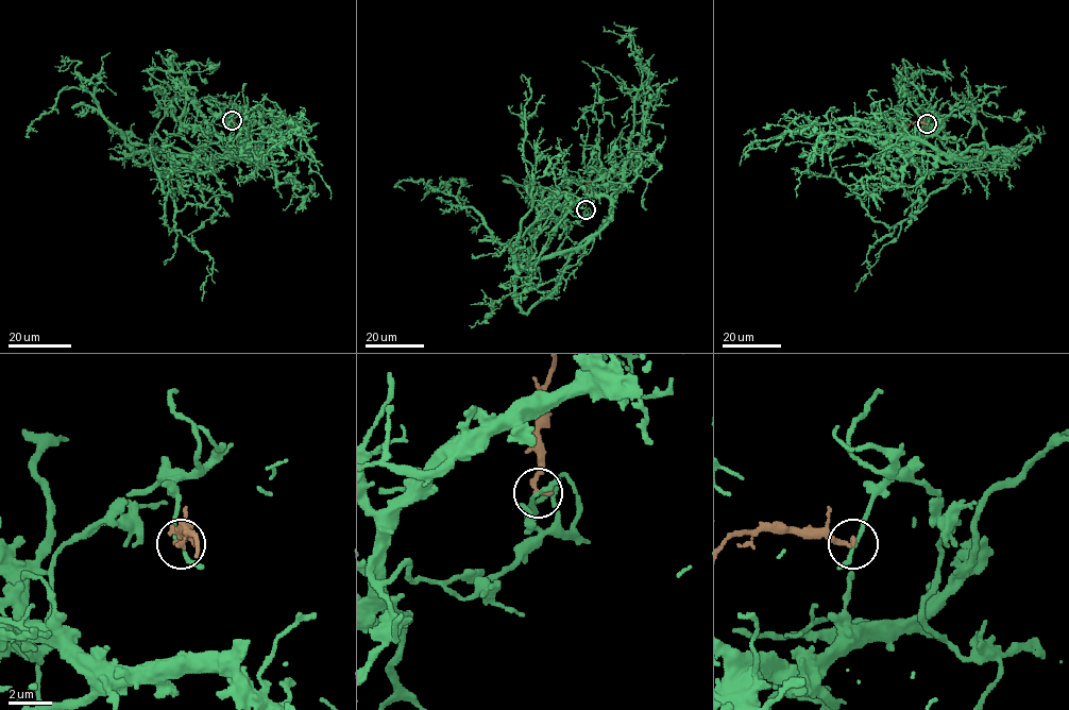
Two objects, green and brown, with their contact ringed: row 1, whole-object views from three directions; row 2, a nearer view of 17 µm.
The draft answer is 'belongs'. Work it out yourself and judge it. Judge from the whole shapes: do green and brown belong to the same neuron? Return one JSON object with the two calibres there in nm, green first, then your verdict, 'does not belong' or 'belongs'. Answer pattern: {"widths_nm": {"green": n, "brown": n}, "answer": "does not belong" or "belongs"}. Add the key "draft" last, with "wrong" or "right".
{"widths_nm": {"green": 160, "brown": 240}, "answer": "does not belong", "draft": "wrong"}

